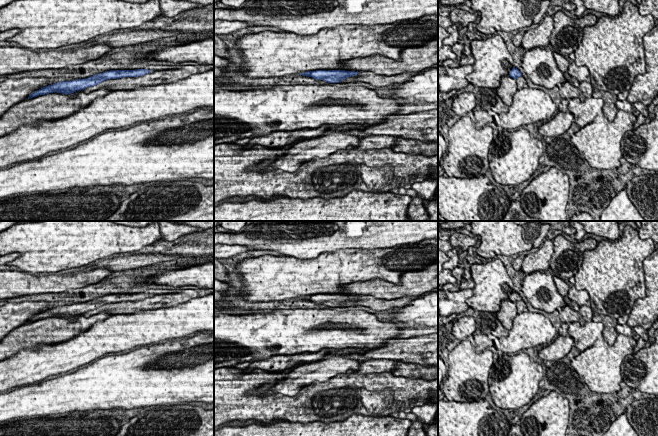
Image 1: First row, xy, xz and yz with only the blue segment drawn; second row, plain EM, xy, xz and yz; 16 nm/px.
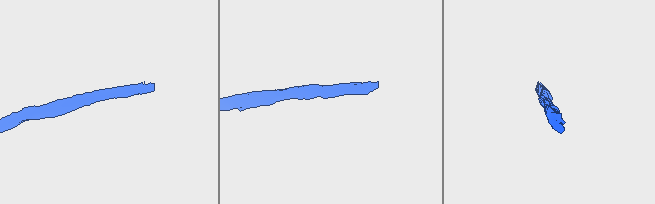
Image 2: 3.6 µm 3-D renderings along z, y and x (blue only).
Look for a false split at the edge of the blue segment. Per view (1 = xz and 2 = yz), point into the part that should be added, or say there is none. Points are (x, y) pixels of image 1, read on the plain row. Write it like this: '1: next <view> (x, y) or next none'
1: next none
2: next none

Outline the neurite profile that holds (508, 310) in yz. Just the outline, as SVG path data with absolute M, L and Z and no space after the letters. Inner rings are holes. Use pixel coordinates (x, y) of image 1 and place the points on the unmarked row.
M509 299L502 300L500 310L496 313L498 320L507 330L511 330L513 320L517 314L517 304Z

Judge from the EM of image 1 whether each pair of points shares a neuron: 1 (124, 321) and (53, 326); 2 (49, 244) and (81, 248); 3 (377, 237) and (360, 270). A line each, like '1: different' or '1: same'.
1: different
2: same
3: different

